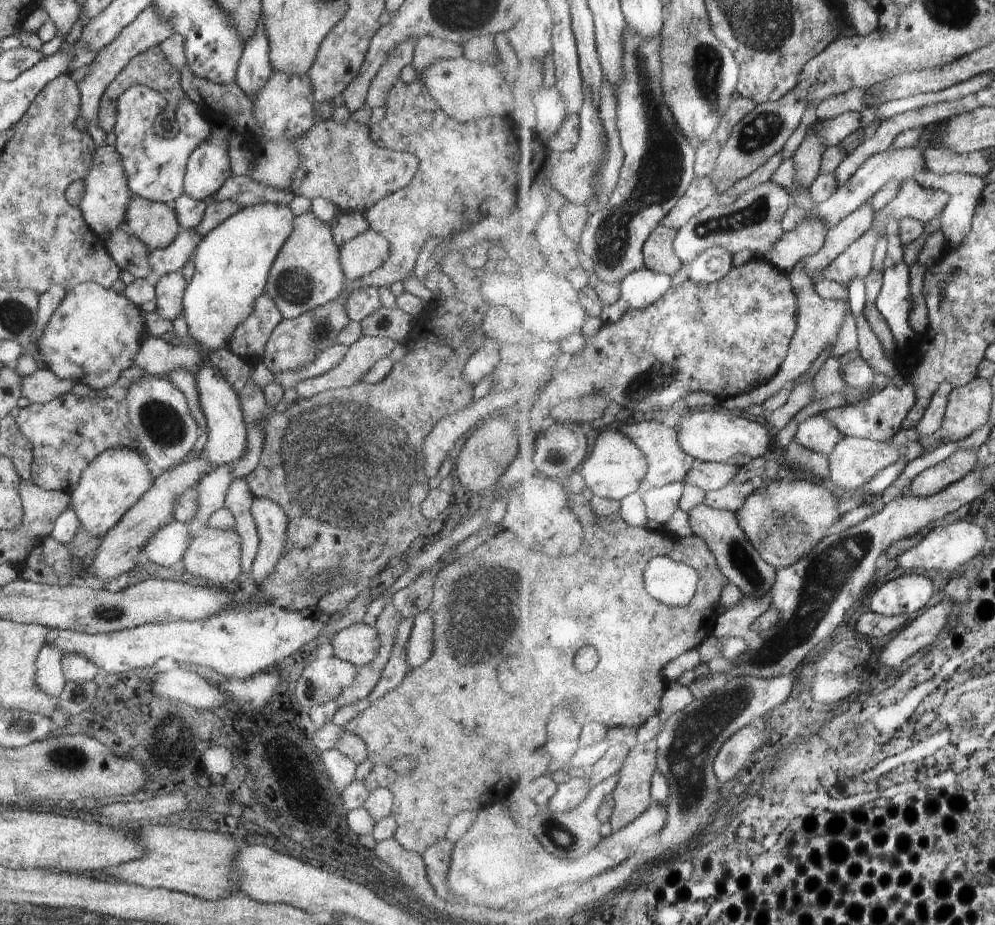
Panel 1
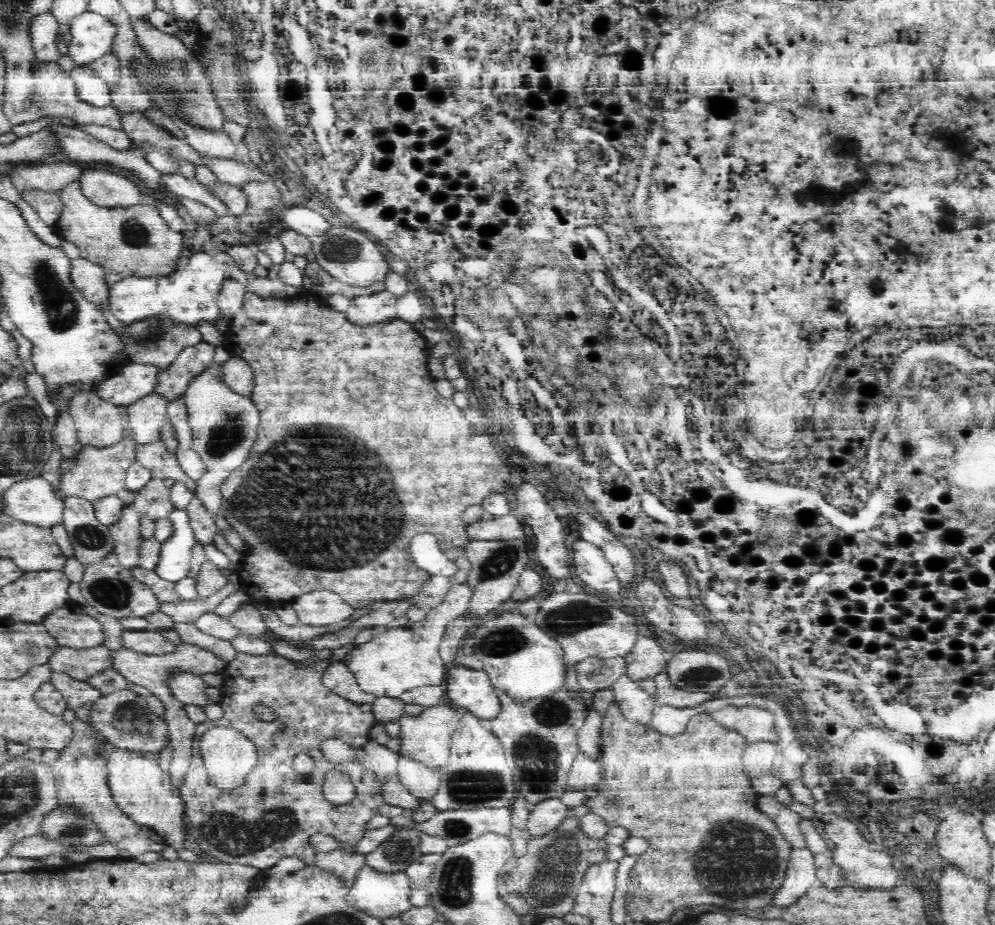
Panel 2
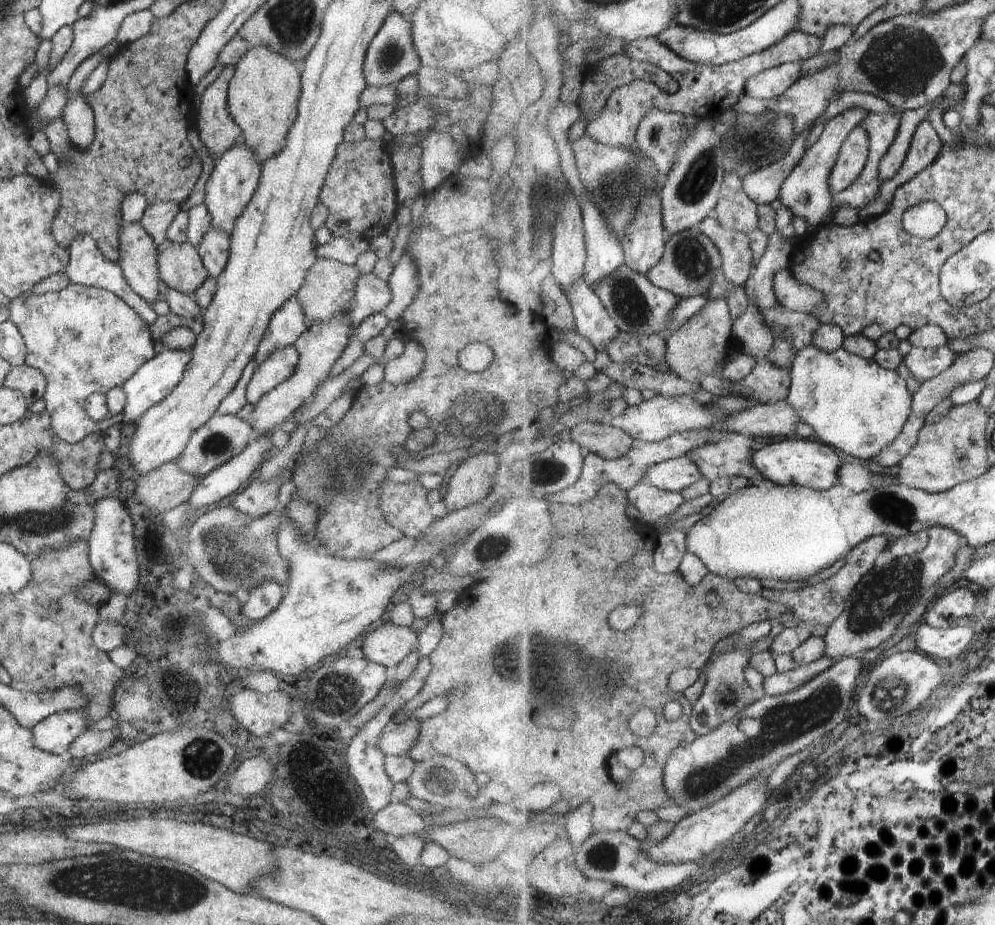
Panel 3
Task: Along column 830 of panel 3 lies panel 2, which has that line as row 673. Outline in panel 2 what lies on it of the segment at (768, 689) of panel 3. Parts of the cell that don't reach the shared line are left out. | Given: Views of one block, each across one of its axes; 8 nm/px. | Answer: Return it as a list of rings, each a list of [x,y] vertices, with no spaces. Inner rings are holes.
[[[667,668],[660,670],[653,678],[656,681],[658,689],[656,696],[658,703],[669,704],[678,708],[697,707],[702,703],[707,703],[709,700],[720,697],[719,692],[690,692],[689,690],[684,690],[676,686],[670,680]]]

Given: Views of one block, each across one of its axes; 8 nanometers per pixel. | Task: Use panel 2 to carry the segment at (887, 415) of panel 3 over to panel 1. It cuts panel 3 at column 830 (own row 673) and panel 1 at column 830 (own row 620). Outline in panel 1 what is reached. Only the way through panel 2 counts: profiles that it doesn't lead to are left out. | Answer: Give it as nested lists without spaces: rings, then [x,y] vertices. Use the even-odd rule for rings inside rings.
[[[818,413],[799,426],[795,439],[803,446],[830,456],[846,436],[826,413]]]

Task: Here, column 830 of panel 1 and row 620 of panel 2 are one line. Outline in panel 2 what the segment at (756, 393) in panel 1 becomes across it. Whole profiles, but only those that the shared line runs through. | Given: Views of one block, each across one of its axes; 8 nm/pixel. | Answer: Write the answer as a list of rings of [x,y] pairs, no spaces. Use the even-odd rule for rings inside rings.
[[[317,590],[303,594],[291,602],[303,626],[332,626],[350,619],[354,607],[339,594]]]

